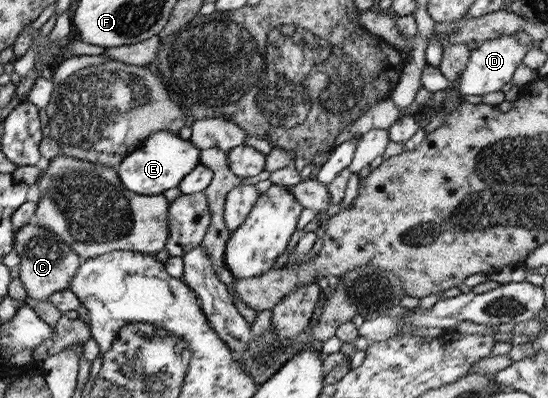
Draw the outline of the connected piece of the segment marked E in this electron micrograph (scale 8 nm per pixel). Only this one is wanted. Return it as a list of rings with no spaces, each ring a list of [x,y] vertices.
[[[160,130],[148,136],[140,148],[136,148],[122,163],[116,166],[119,180],[131,192],[140,195],[163,195],[171,188],[177,188],[180,182],[196,166],[201,165],[200,147],[190,139],[182,139],[177,133]]]

